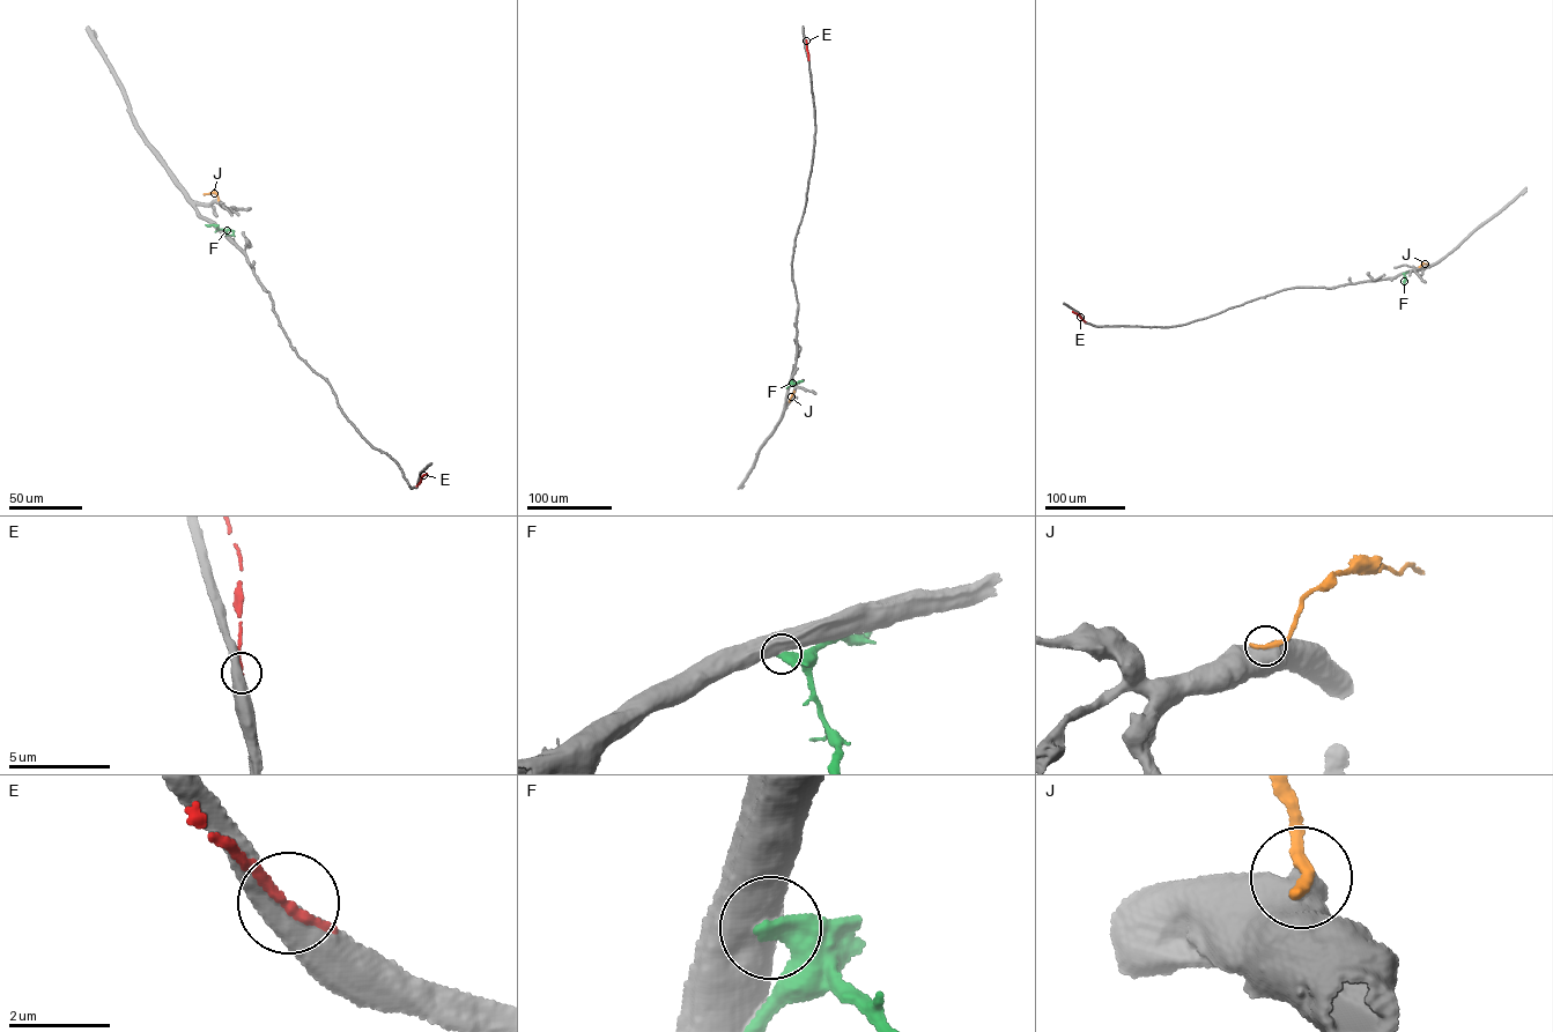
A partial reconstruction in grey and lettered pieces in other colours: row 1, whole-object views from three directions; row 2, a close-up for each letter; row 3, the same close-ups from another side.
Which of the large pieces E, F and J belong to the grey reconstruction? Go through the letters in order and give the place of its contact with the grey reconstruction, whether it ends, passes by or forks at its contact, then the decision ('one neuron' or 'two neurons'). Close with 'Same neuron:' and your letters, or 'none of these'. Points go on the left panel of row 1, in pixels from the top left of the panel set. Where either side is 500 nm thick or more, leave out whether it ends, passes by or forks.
E: (418, 485) | it ends | two neurons
F: (215, 227) | two neurons
J: (219, 200) | two neurons
Same neuron: none of these

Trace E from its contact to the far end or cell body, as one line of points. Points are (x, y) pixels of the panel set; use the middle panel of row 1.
E: (808, 59), (806, 39)

